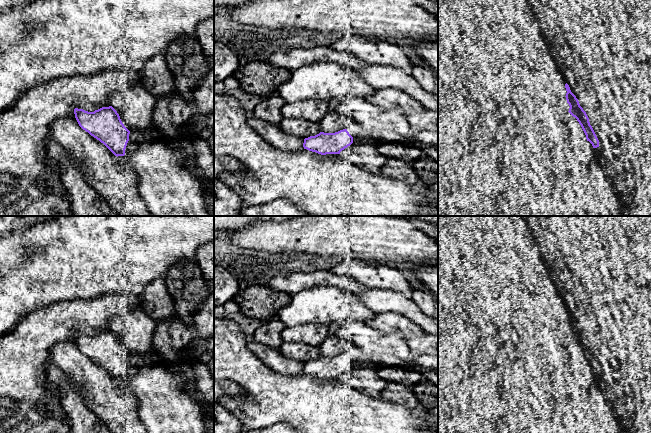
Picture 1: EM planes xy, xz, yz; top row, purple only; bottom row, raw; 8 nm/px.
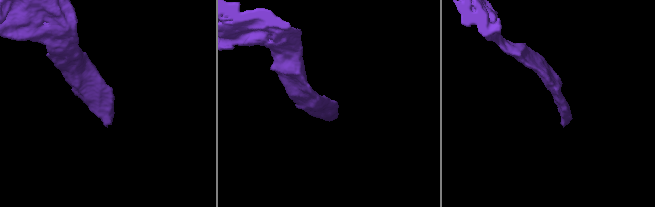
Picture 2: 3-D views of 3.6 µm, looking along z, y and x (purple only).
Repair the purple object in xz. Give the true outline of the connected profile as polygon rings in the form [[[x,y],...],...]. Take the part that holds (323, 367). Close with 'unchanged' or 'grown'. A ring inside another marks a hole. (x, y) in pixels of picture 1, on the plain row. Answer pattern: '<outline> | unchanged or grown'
[[[353,346],[346,353],[335,357],[320,356],[315,360],[304,363],[303,371],[321,379],[340,378],[342,374],[352,367],[370,368],[378,371],[388,366],[400,366],[411,370],[424,370],[438,368],[438,359],[428,355],[415,357],[412,362],[404,362],[395,355],[383,353],[366,353]]] | grown

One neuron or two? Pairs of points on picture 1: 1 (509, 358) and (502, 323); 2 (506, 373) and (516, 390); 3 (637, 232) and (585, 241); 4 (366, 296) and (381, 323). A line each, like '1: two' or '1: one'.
1: two
2: one
3: two
4: two

